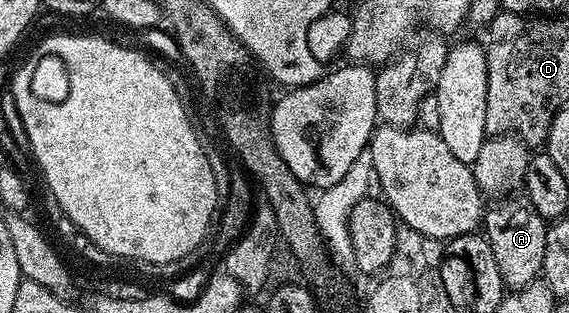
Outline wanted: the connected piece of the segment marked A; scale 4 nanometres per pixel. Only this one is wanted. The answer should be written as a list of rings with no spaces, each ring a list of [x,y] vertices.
[[[506,196],[491,206],[494,207],[484,214],[484,237],[492,244],[492,256],[496,256],[503,283],[510,290],[518,290],[541,275],[548,222],[530,207],[524,196]]]

